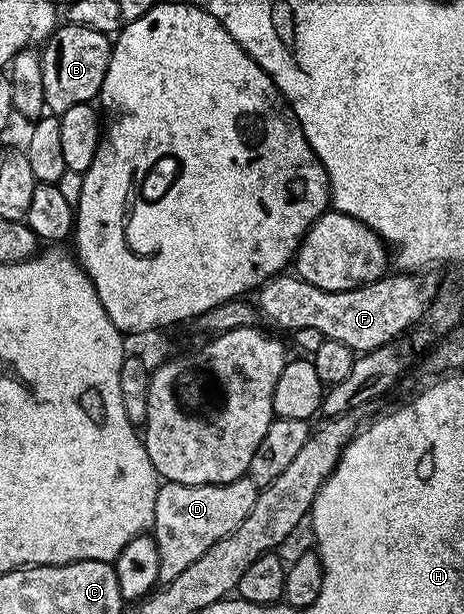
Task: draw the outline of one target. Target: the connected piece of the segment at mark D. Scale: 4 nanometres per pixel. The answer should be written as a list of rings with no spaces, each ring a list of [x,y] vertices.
[[[247,477],[223,485],[179,485],[162,482],[155,497],[155,517],[151,534],[159,549],[159,580],[169,583],[187,565],[195,565],[215,541],[239,529],[243,517],[251,513],[259,488]]]

